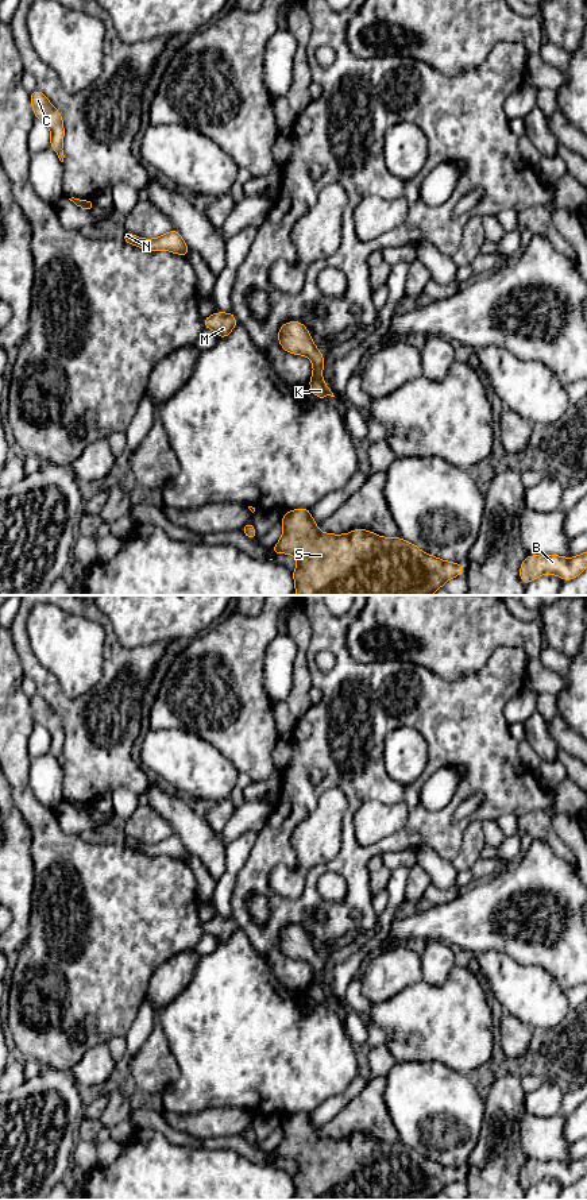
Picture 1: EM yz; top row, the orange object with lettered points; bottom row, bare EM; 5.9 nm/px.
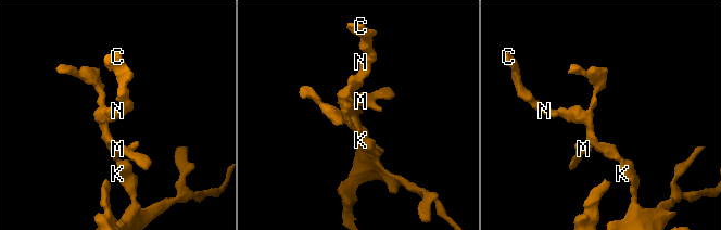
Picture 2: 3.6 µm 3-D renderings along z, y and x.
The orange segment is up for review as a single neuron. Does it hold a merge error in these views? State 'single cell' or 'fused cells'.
single cell

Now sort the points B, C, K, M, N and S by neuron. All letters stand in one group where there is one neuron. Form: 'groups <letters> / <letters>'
groups B C K M N S

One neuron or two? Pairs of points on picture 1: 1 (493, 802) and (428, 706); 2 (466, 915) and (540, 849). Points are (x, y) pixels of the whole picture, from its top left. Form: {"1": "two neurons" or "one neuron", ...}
{"1": "one neuron", "2": "one neuron"}

